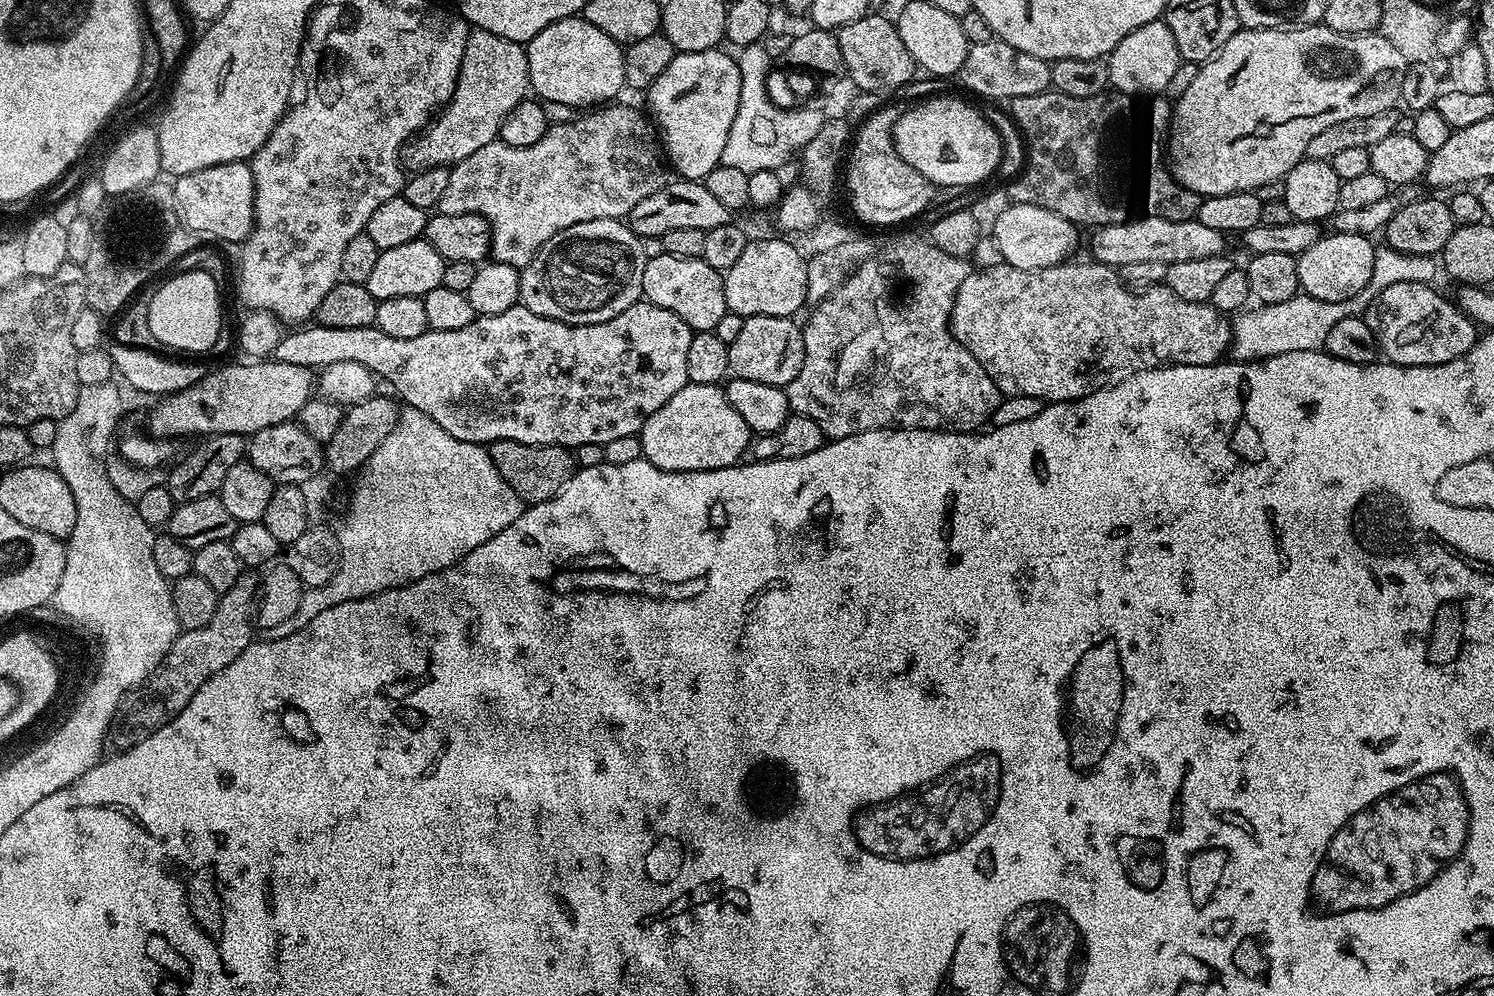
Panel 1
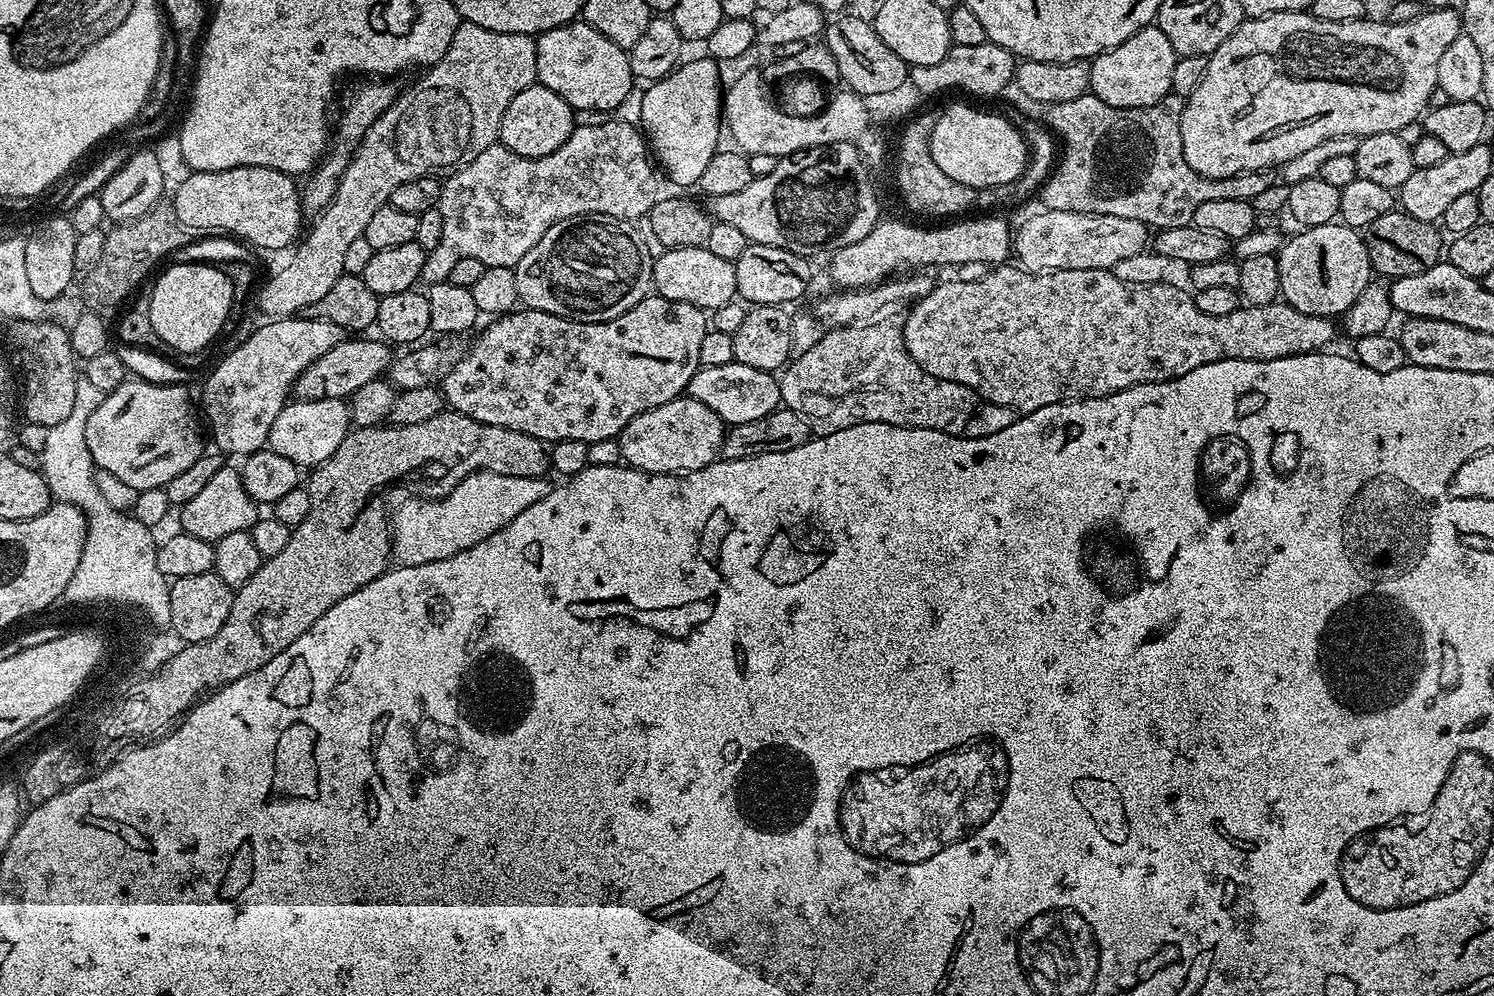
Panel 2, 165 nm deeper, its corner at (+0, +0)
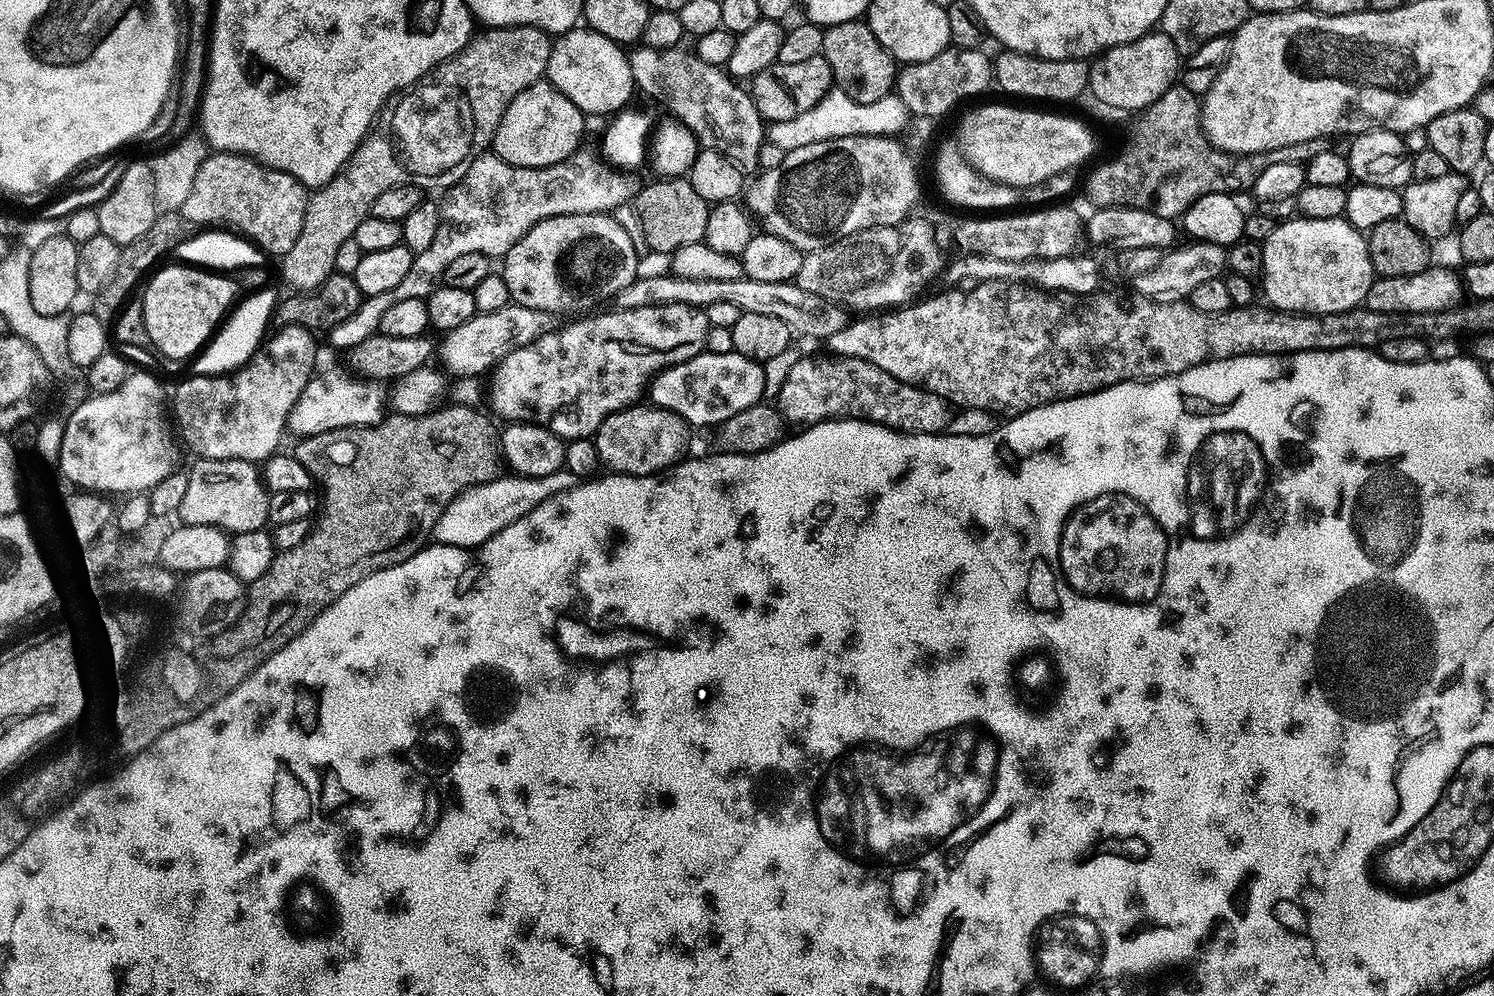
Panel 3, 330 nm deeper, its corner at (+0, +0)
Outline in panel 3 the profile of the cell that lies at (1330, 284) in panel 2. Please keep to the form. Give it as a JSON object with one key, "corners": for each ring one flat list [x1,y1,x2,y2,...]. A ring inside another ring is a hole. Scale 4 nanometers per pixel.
{"corners":[[1343,218,1295,219,1288,220,1285,224,1277,223,1270,235,1262,241,1262,296,1272,303,1269,305,1277,312,1298,312,1309,316,1351,312,1361,307,1374,279,1365,233,1359,232,1349,220]]}

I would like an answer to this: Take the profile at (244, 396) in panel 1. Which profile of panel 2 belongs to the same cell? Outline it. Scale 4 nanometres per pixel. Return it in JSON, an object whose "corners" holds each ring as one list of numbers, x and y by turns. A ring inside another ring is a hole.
{"corners":[[345,338,342,342,338,342,338,346,334,346,334,350,326,350,326,354,322,354,322,358,310,362,310,366,306,366,306,370,295,382,295,399,334,398,344,400,351,398,362,386,366,386,366,382,381,379,394,359,393,349,379,338,360,339,364,338]]}

